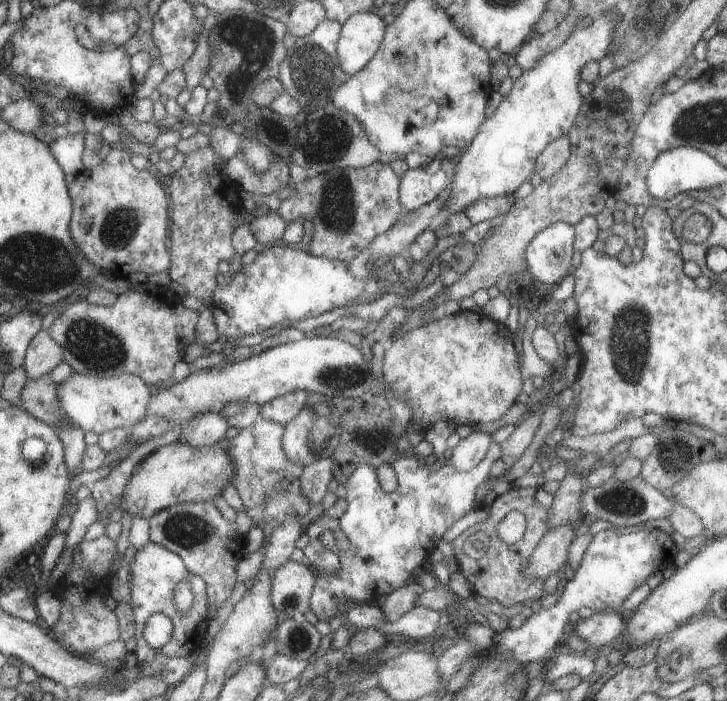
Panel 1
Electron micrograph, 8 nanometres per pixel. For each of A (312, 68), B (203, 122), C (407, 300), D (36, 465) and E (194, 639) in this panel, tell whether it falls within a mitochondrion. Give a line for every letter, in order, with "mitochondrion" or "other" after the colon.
A: mitochondrion
B: other
C: other
D: other
E: other

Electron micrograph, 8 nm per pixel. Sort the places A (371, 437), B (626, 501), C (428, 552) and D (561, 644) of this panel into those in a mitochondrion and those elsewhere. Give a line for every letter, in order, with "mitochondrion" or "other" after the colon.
A: mitochondrion
B: mitochondrion
C: other
D: other

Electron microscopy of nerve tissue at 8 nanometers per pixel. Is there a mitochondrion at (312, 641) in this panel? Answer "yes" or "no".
no

